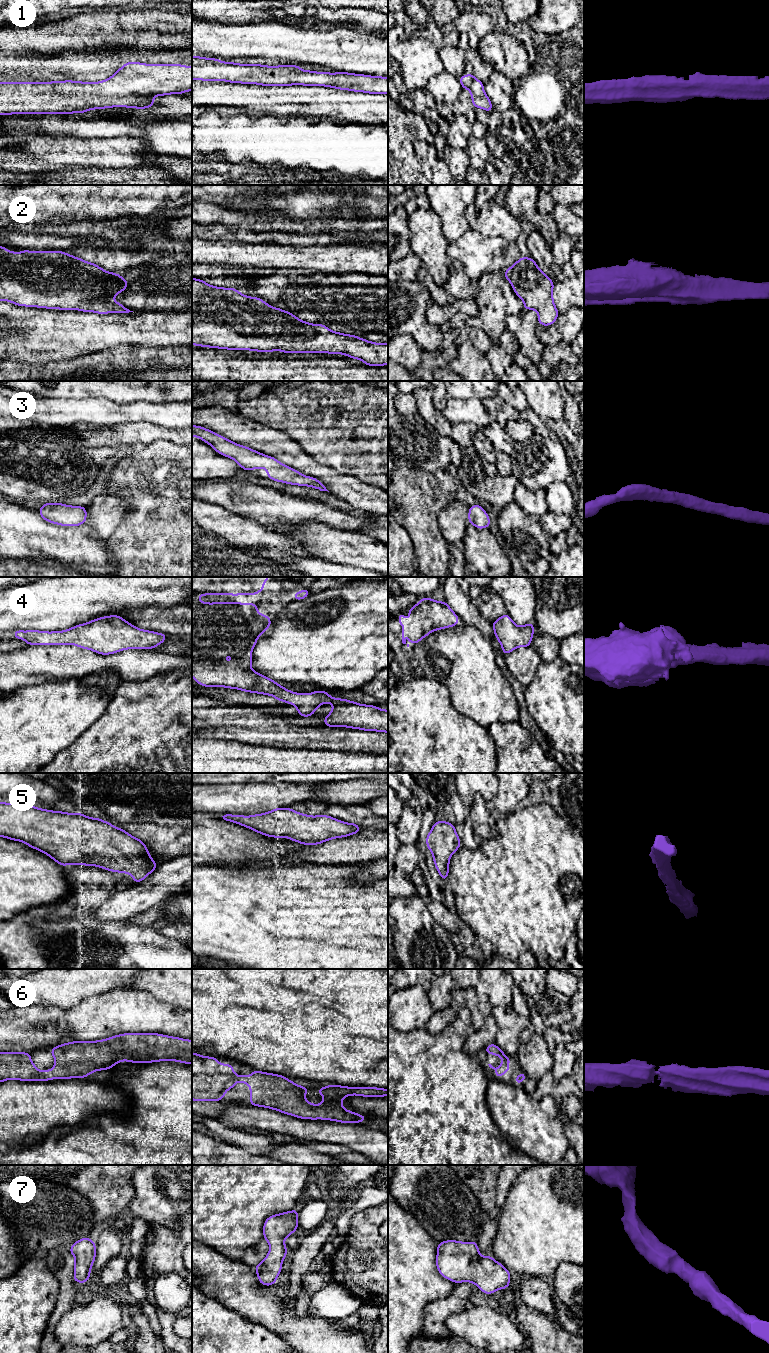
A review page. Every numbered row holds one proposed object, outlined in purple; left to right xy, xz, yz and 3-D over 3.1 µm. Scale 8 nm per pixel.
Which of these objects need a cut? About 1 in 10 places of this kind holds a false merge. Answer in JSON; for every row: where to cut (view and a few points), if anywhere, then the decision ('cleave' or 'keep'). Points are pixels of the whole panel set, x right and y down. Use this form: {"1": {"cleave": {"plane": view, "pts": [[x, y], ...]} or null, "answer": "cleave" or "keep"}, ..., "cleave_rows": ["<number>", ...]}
{"1": {"cleave": null, "answer": "keep"}, "2": {"cleave": null, "answer": "keep"}, "3": {"cleave": null, "answer": "keep"}, "4": {"cleave": null, "answer": "keep"}, "5": {"cleave": null, "answer": "keep"}, "6": {"cleave": null, "answer": "keep"}, "7": {"cleave": null, "answer": "keep"}, "cleave_rows": []}

